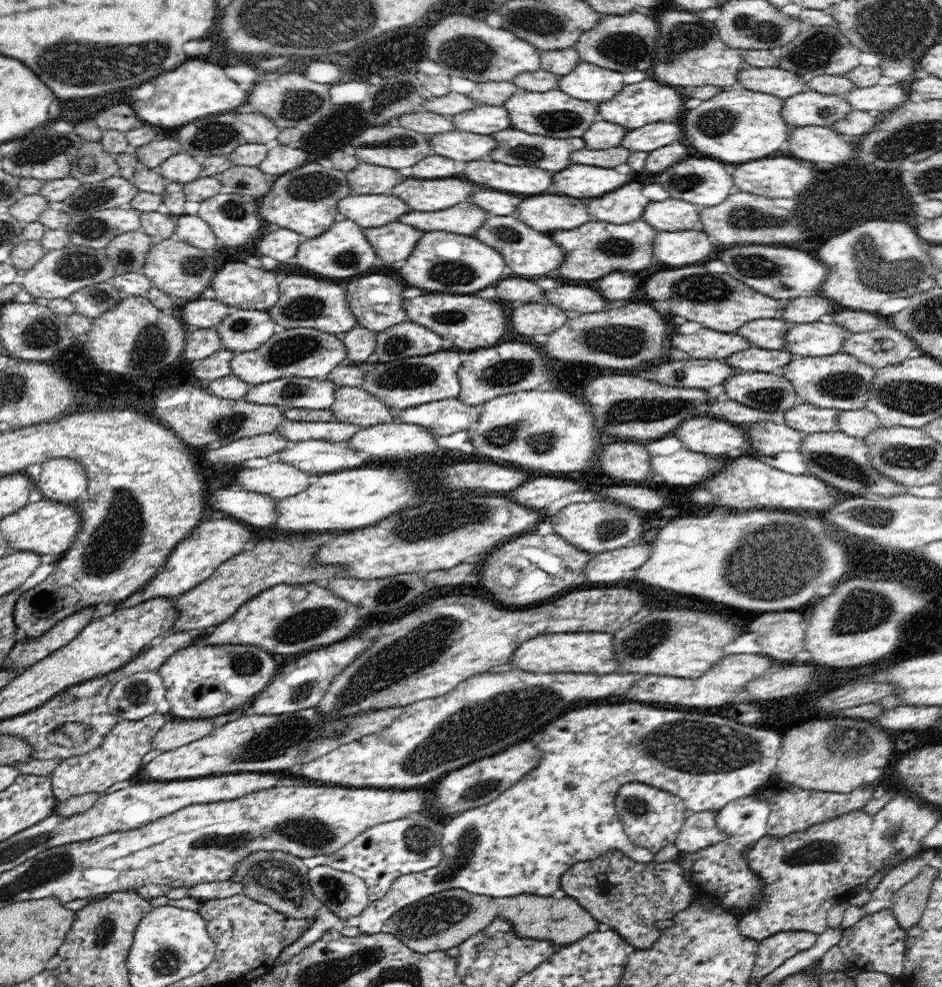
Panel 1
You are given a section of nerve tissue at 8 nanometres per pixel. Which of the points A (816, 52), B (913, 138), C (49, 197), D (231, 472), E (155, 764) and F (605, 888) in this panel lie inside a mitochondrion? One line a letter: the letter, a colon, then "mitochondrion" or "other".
A: mitochondrion
B: mitochondrion
C: other
D: other
E: other
F: other

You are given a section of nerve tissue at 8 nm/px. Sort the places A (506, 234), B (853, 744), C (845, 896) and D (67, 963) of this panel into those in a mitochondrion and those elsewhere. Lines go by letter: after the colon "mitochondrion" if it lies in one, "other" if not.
A: mitochondrion
B: mitochondrion
C: other
D: other

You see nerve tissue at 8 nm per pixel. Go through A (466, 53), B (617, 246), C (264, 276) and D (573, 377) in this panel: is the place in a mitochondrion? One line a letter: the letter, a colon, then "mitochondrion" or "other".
A: mitochondrion
B: mitochondrion
C: other
D: other

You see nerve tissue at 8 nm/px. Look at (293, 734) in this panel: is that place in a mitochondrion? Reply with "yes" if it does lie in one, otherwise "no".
yes

